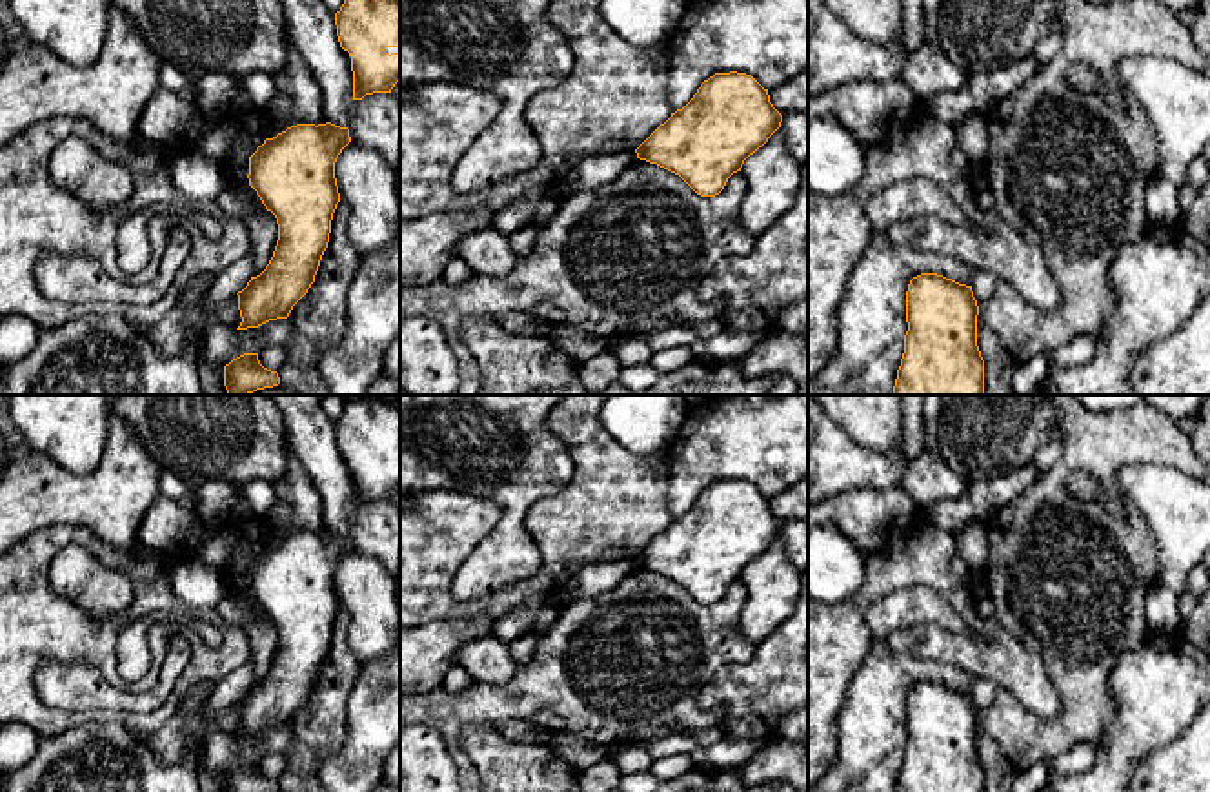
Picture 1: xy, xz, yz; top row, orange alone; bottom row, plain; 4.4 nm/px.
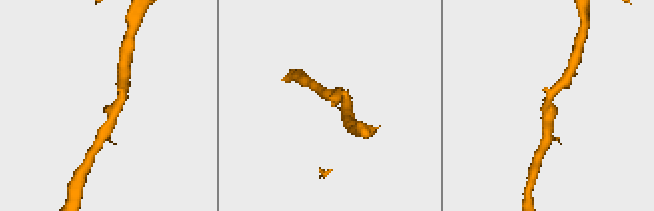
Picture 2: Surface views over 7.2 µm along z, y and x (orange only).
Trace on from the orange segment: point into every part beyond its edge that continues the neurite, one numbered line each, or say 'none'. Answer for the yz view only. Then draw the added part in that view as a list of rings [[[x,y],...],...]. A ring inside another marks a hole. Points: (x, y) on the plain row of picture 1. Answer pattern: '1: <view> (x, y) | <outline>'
none

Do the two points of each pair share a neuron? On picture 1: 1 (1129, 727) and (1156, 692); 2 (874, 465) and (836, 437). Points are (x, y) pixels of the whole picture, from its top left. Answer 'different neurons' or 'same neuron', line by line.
1: same neuron
2: same neuron

